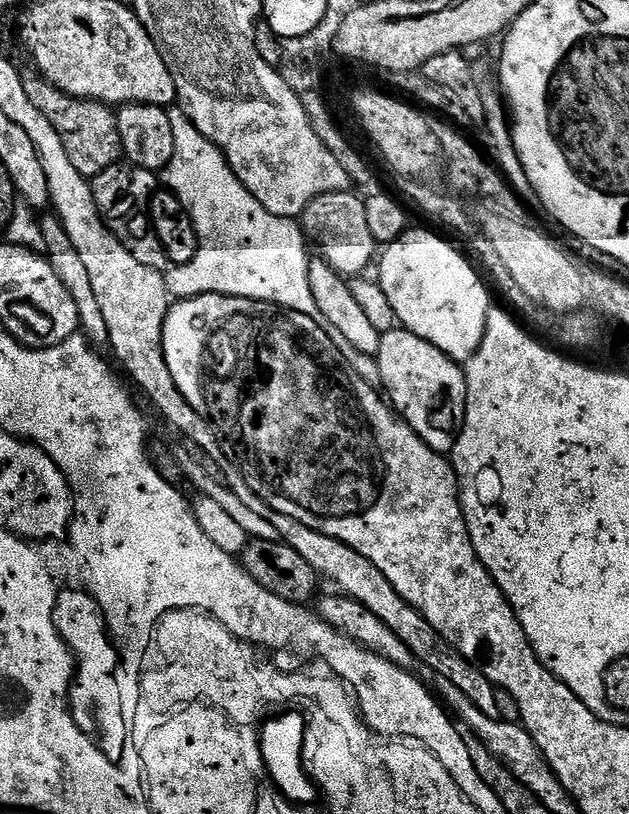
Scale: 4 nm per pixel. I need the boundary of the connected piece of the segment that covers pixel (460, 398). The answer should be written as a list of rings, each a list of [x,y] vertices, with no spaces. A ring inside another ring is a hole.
[[[397,326],[392,332],[383,333],[380,337],[380,353],[375,356],[382,370],[383,391],[388,392],[392,404],[397,408],[399,419],[412,427],[413,433],[420,441],[441,454],[451,453],[460,439],[460,431],[464,425],[466,414],[466,378],[464,368],[452,357],[447,356],[438,346],[418,338],[418,334]]]

